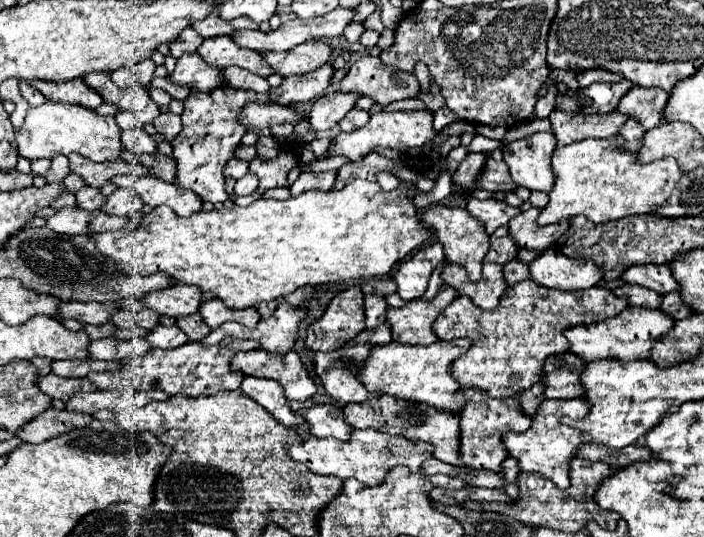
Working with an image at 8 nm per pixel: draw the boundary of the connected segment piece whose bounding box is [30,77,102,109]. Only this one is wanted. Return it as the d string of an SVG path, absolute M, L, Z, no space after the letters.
M82 77L74 81L32 81L30 85L52 103L80 105L86 109L96 109L102 105L102 97L92 87L88 87Z

